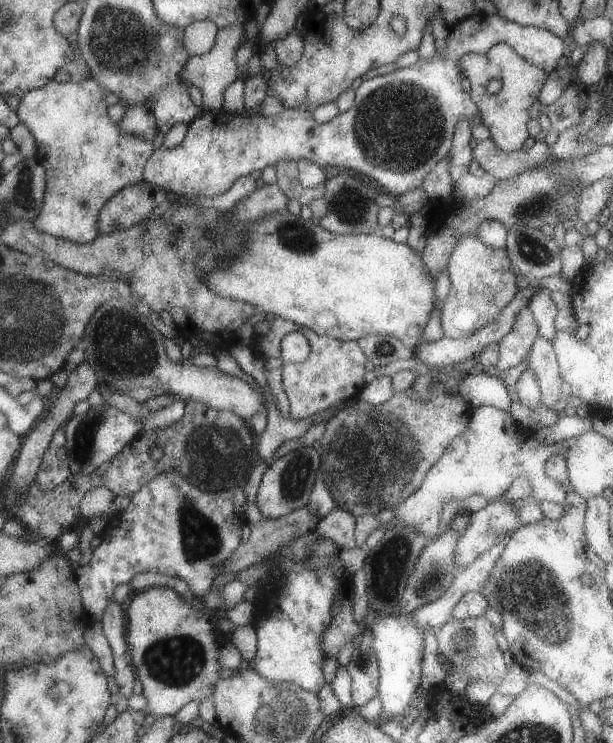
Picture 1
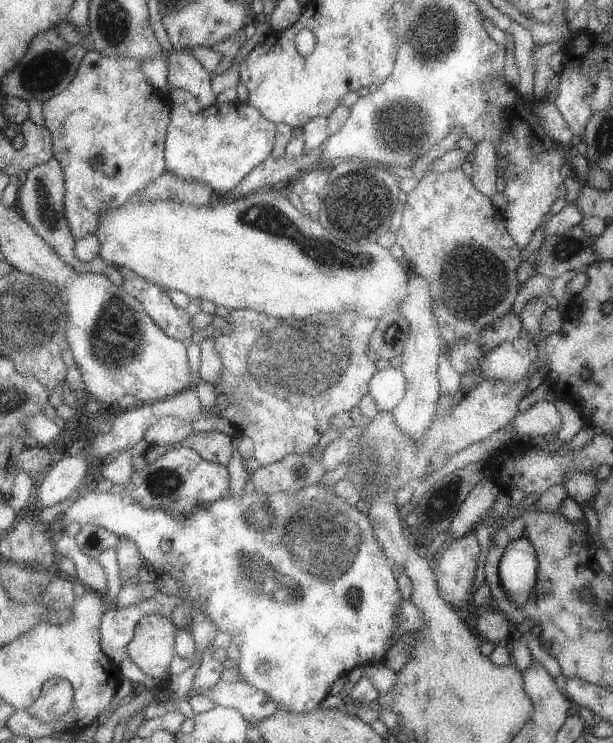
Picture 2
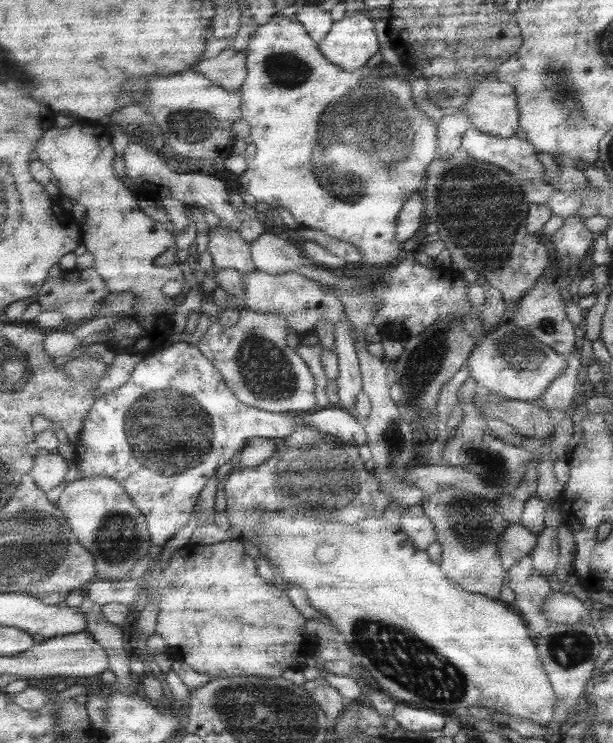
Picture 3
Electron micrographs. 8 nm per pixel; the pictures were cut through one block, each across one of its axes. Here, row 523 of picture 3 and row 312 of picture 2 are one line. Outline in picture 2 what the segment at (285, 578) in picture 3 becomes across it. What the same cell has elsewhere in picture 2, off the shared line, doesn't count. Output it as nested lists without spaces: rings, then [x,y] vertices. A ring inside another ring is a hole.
[[[260,189],[249,196],[231,202],[213,202],[203,208],[175,200],[153,200],[153,206],[151,202],[129,202],[123,208],[103,213],[96,235],[101,240],[99,259],[129,268],[137,276],[166,289],[179,290],[191,300],[209,300],[229,310],[253,309],[277,318],[293,316],[297,320],[309,318],[315,312],[355,312],[378,320],[396,310],[397,304],[407,296],[405,265],[391,258],[387,248],[381,248],[374,240],[337,238],[333,228],[295,209],[289,203],[287,191],[279,189]]]

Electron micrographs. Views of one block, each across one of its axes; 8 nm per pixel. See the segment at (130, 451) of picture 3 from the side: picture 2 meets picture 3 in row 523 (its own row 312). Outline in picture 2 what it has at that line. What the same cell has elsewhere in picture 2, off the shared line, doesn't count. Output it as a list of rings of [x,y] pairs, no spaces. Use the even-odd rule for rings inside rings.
[[[136,276],[133,279],[127,278],[122,288],[131,297],[139,299],[143,308],[150,314],[151,318],[171,338],[187,340],[197,330],[194,326],[194,315],[191,316],[186,308],[180,308],[173,304],[167,289],[151,282],[146,278]]]

